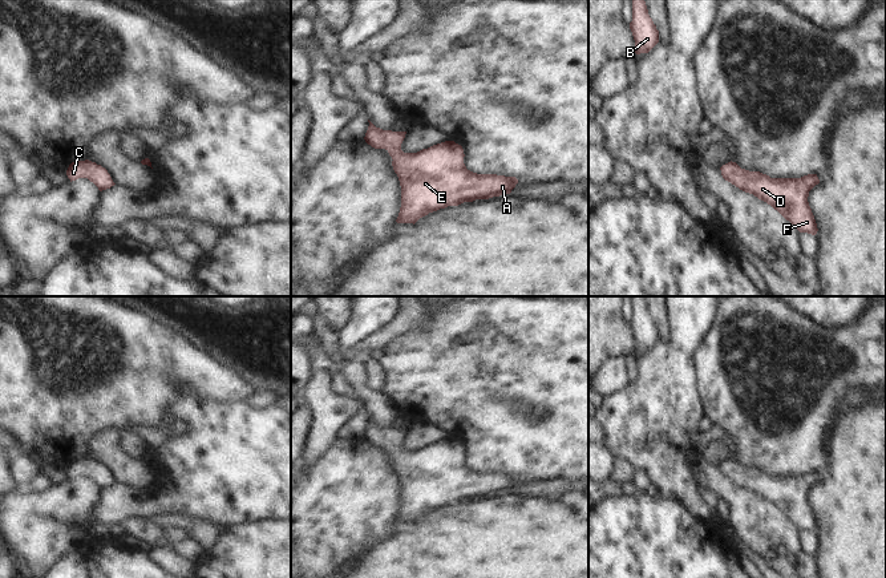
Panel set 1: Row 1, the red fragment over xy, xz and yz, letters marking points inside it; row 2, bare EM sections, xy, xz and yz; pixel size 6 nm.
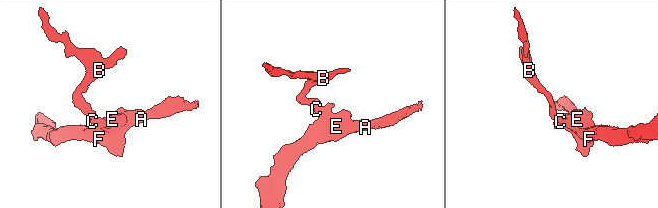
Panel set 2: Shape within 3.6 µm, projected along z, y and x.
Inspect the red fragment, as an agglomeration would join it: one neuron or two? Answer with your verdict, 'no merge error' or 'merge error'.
no merge error

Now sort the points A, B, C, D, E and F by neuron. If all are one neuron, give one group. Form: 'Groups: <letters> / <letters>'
Groups: A B C D E F.

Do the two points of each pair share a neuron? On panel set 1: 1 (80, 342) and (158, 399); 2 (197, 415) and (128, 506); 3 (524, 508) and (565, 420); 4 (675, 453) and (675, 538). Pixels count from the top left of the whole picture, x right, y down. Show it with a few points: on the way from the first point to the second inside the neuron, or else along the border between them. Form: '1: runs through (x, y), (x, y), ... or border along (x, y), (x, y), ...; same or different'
1: runs through (100, 362), (124, 385), (138, 392); same
2: runs through (197, 447), (197, 476), (170, 502), (160, 504); same
3: border along (512, 489), (554, 492); different
4: border along (658, 496), (679, 501), (700, 520); different

